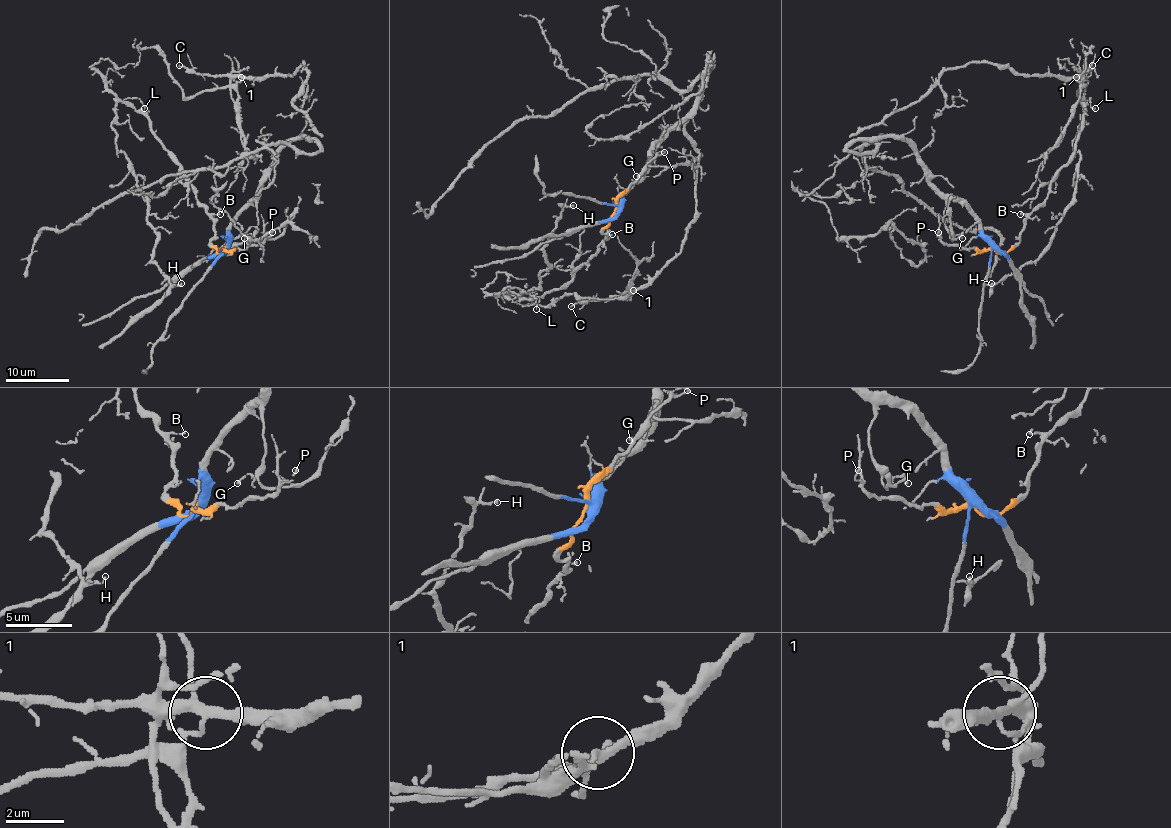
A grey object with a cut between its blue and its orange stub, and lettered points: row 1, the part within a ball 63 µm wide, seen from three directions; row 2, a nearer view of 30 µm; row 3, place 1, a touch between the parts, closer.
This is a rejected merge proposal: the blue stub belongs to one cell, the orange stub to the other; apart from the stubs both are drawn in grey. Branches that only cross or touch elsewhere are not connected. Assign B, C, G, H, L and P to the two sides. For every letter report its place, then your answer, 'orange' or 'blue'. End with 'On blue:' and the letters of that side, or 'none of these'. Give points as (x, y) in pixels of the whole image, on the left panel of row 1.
B: (220, 214) | orange
C: (179, 65) | blue
G: (244, 238) | blue
H: (181, 283) | orange
L: (144, 108) | orange
P: (272, 232) | orange
On blue: C, G

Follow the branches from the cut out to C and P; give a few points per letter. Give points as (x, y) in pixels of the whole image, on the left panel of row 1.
C: (225, 250), (274, 155), (317, 137), (293, 104), (307, 71), (202, 75), (179, 64)
P: (223, 250), (258, 246), (272, 231)

